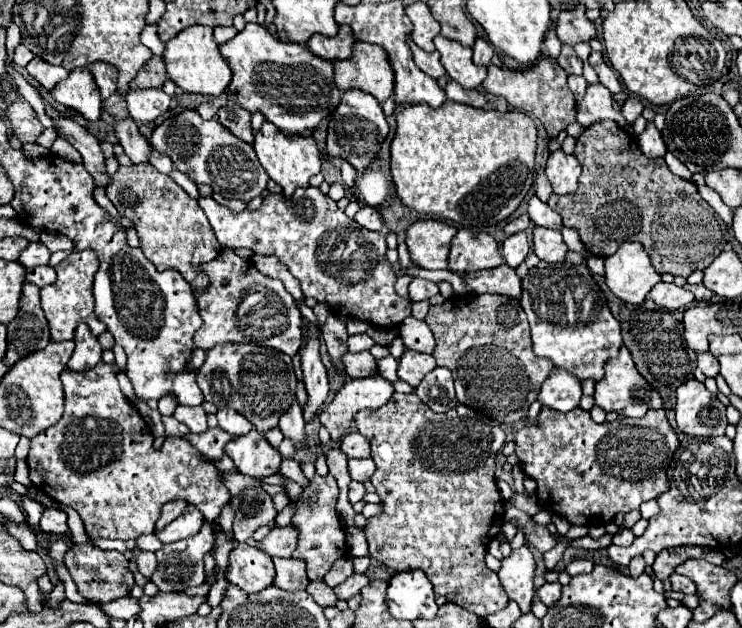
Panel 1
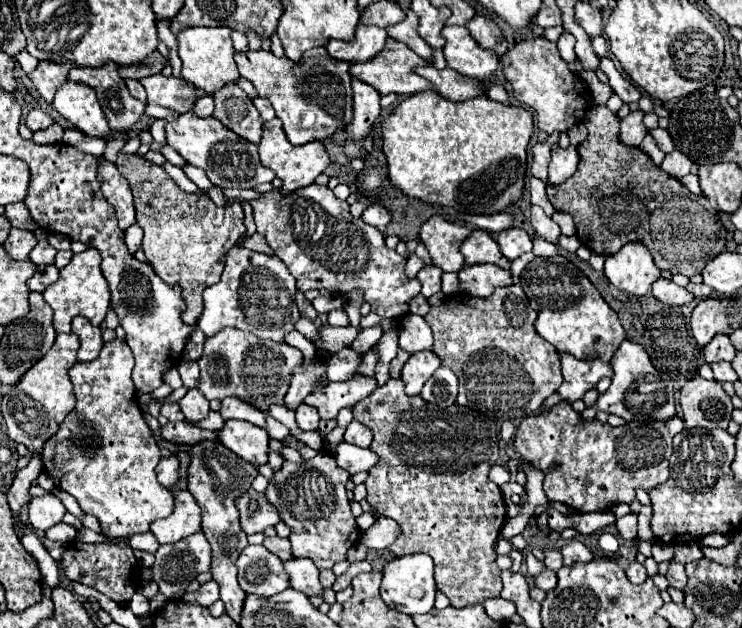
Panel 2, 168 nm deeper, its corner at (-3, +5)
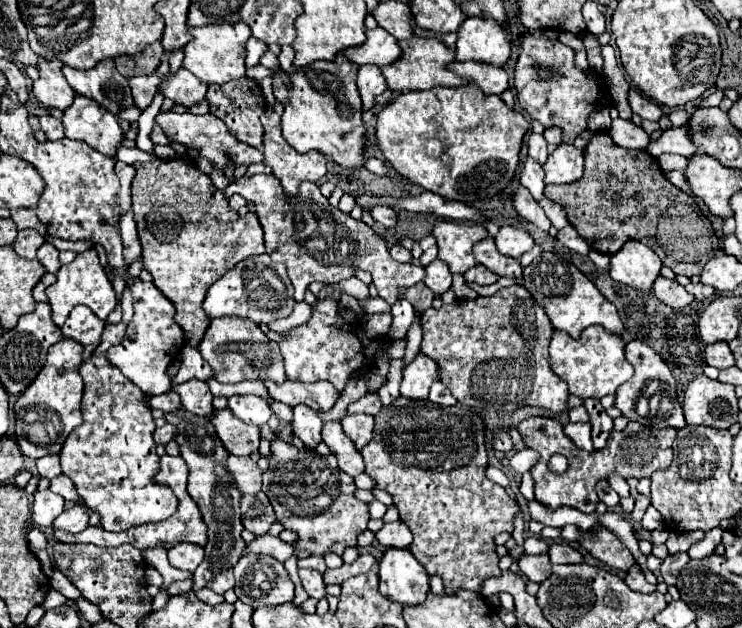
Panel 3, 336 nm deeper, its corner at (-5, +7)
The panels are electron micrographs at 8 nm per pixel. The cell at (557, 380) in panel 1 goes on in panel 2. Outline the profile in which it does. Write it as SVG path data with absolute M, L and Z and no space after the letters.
M561 354L561 370L563 370L563 384L557 388L557 394L569 404L581 400L585 392L599 382L599 378L613 376L613 370L607 362L601 362L597 358L577 360L571 354Z

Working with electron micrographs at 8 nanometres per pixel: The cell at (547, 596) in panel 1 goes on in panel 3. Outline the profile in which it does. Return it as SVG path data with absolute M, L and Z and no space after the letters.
M523 554L519 560L519 570L531 580L531 582L543 582L545 578L549 578L551 574L551 562L547 554L537 554L537 556L529 556Z

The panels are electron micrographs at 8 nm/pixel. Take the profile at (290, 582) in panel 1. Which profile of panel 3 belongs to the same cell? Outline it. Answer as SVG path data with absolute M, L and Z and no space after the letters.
M299 568L299 578L301 578L301 586L305 588L305 592L311 596L311 598L325 598L327 592L325 592L325 584L323 584L323 578L317 570L311 570L311 568Z

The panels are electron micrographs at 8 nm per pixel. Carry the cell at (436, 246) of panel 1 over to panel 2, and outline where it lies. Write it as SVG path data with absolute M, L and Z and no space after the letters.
M437 214L425 220L419 232L419 240L429 250L435 266L439 266L443 272L459 272L465 264L463 256L459 254L459 246L469 234L469 228L449 222Z

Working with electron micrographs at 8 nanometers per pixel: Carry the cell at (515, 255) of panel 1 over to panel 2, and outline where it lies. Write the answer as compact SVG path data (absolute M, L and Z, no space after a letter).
M509 228L509 230L503 230L497 238L499 242L499 248L503 252L503 256L507 260L515 260L519 258L521 254L529 252L533 248L533 242L529 238L529 234L521 228Z

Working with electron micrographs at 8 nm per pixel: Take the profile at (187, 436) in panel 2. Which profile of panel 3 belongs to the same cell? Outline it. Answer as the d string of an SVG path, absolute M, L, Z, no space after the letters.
M163 424L161 428L155 428L155 432L153 432L155 444L167 444L173 440L173 436L175 436L175 426L171 426L171 424Z

